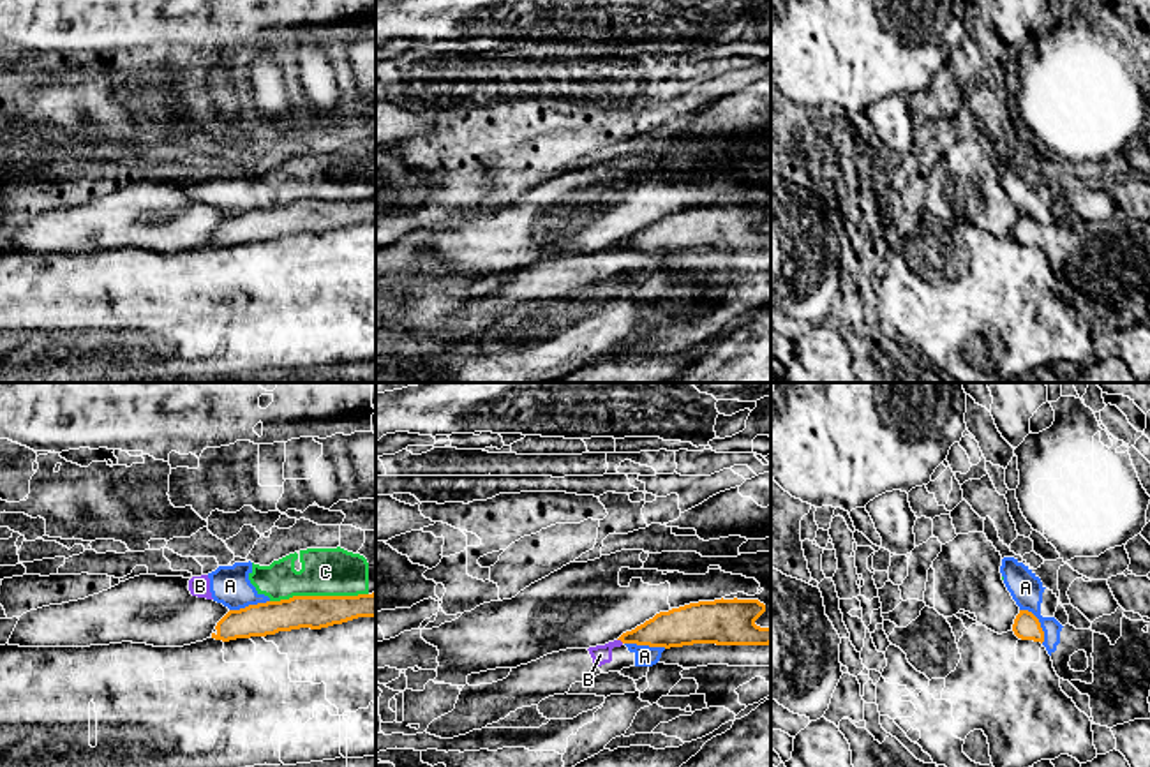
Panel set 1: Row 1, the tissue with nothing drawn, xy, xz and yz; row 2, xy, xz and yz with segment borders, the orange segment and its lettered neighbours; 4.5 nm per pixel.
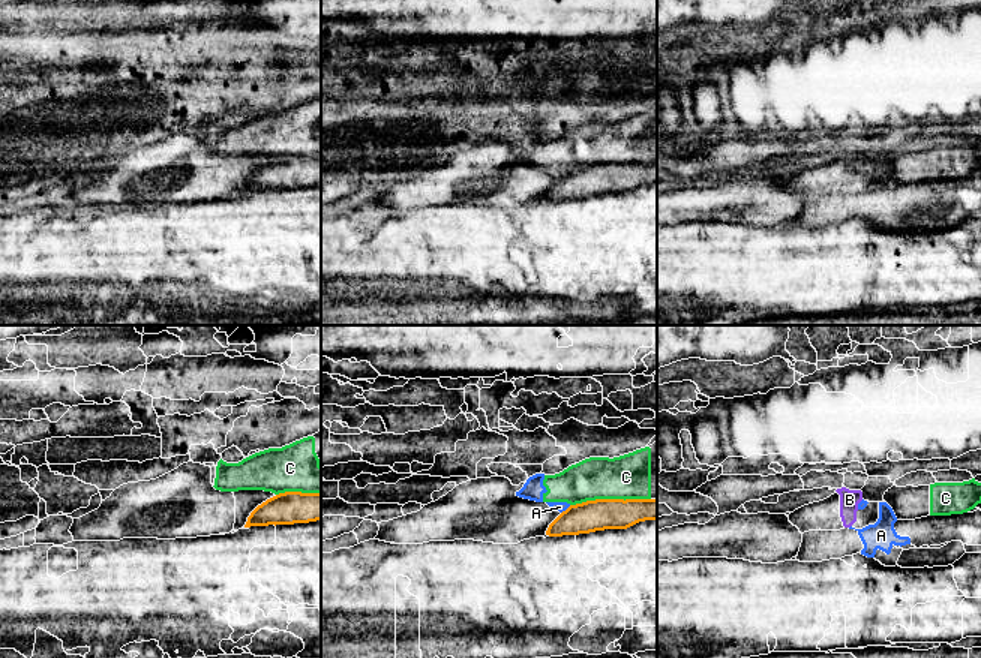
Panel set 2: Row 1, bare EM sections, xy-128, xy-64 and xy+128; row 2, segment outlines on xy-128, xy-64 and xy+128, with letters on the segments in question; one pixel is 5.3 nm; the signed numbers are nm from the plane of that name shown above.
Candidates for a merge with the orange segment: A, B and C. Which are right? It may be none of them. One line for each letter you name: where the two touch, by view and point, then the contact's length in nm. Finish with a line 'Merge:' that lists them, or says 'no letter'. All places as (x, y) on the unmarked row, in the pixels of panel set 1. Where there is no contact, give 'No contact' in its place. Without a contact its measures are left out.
Merge: no letter

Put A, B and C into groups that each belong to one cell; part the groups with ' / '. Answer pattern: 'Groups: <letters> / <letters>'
Groups: A B C

